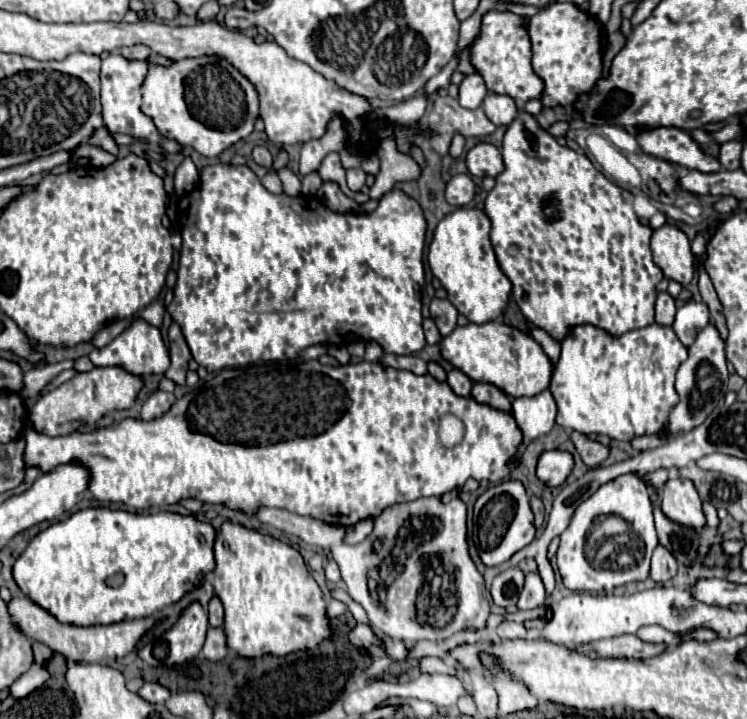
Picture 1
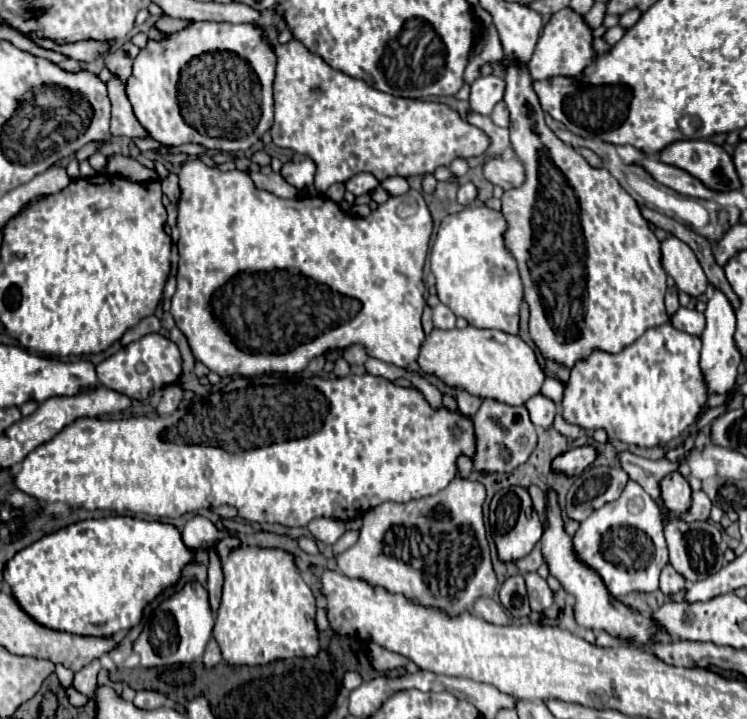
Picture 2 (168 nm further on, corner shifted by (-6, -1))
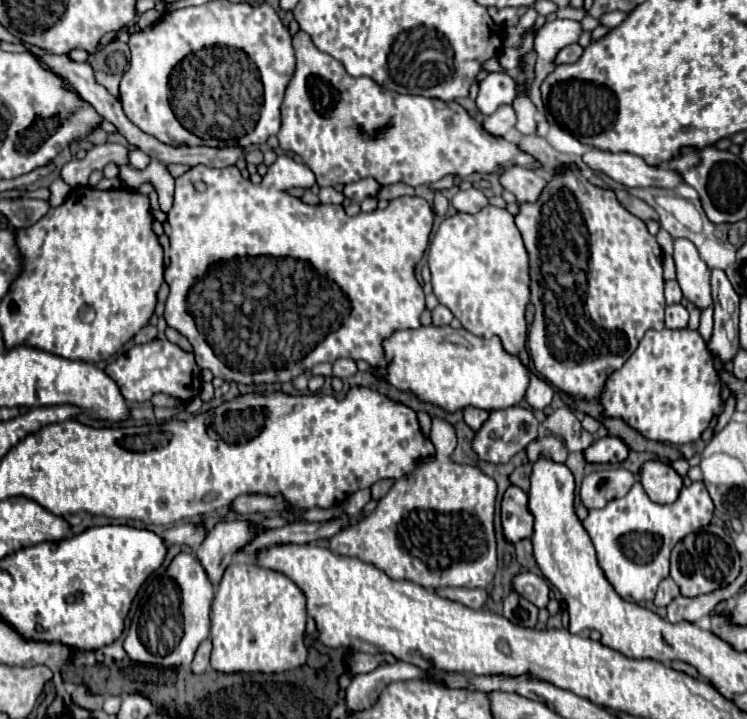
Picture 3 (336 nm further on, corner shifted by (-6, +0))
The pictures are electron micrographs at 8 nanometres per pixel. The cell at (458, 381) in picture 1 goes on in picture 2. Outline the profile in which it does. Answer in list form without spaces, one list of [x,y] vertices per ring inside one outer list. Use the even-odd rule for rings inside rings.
[[[463,389],[457,391],[457,405],[459,405],[459,411],[461,413],[475,415],[475,411],[479,409],[479,403],[481,403],[479,397],[475,397],[475,395],[471,395],[471,393],[463,391]]]

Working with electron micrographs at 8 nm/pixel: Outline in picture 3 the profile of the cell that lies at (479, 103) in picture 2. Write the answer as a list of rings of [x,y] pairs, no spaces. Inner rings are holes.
[[[489,74],[479,82],[477,108],[481,114],[489,116],[499,106],[511,104],[517,98],[517,82],[509,74]]]

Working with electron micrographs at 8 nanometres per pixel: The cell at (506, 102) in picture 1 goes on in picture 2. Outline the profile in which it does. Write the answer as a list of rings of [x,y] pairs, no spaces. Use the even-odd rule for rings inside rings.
[[[499,101],[491,113],[491,119],[495,125],[499,127],[507,127],[509,125],[509,115],[507,115],[507,105],[503,101]]]

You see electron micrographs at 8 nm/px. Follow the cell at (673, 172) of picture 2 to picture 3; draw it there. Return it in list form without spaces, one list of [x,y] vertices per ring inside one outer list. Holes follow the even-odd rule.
[[[589,150],[583,154],[583,162],[589,168],[603,172],[615,182],[629,186],[629,188],[633,186],[637,188],[645,188],[645,186],[675,188],[679,182],[683,182],[677,172],[661,168],[661,166],[649,166],[643,162],[643,158],[635,154],[627,154],[627,152],[613,154],[605,150]]]

